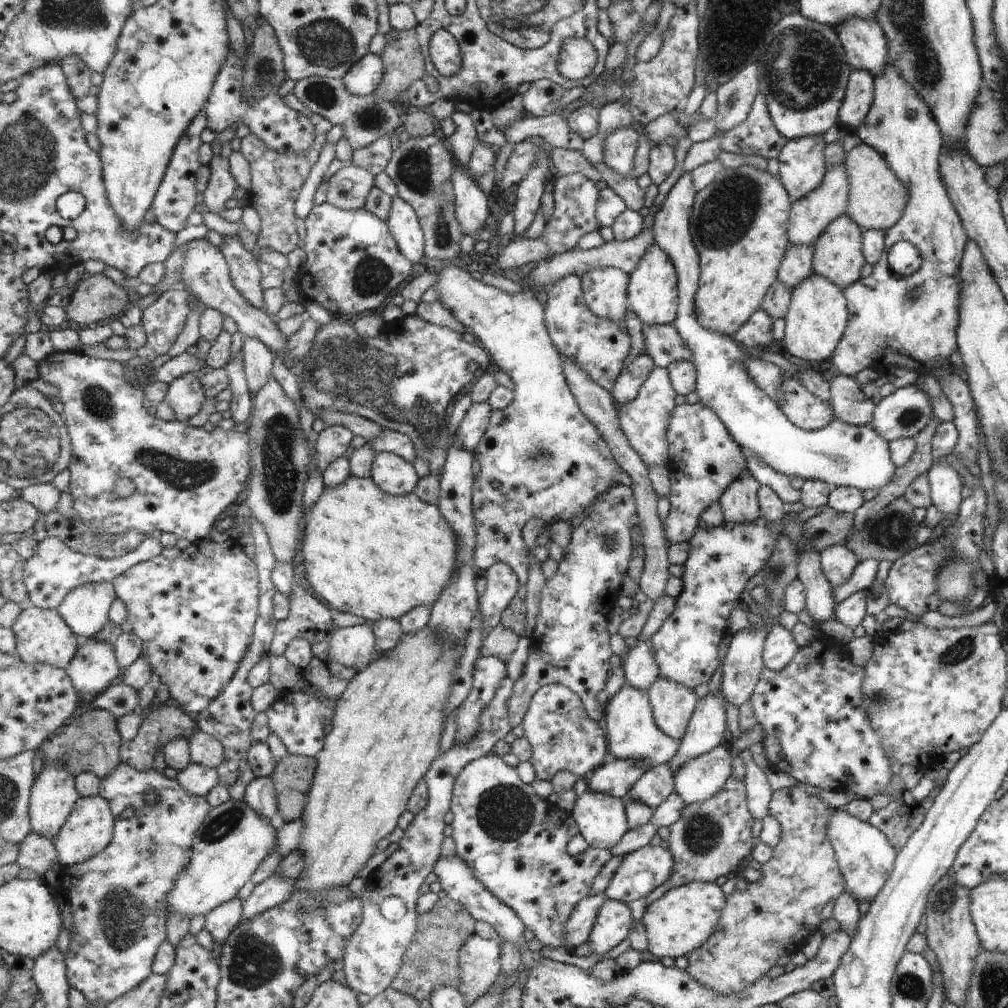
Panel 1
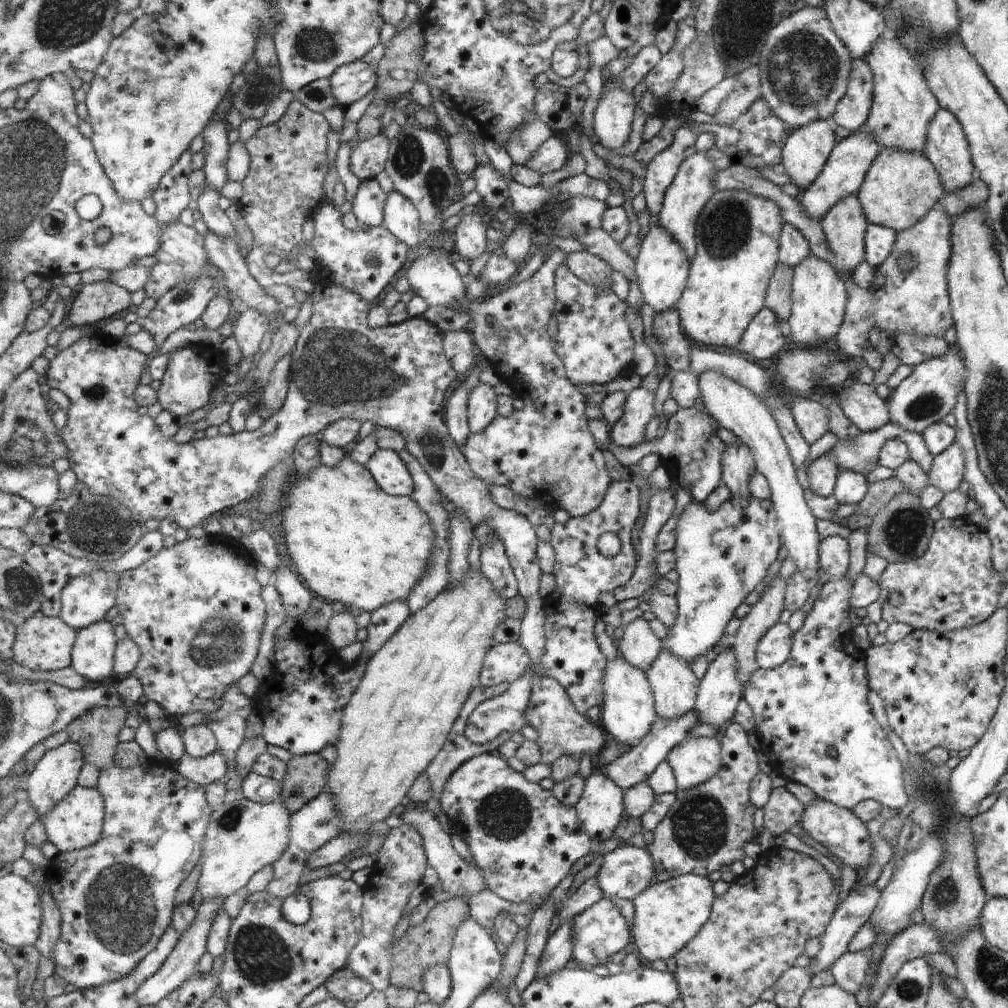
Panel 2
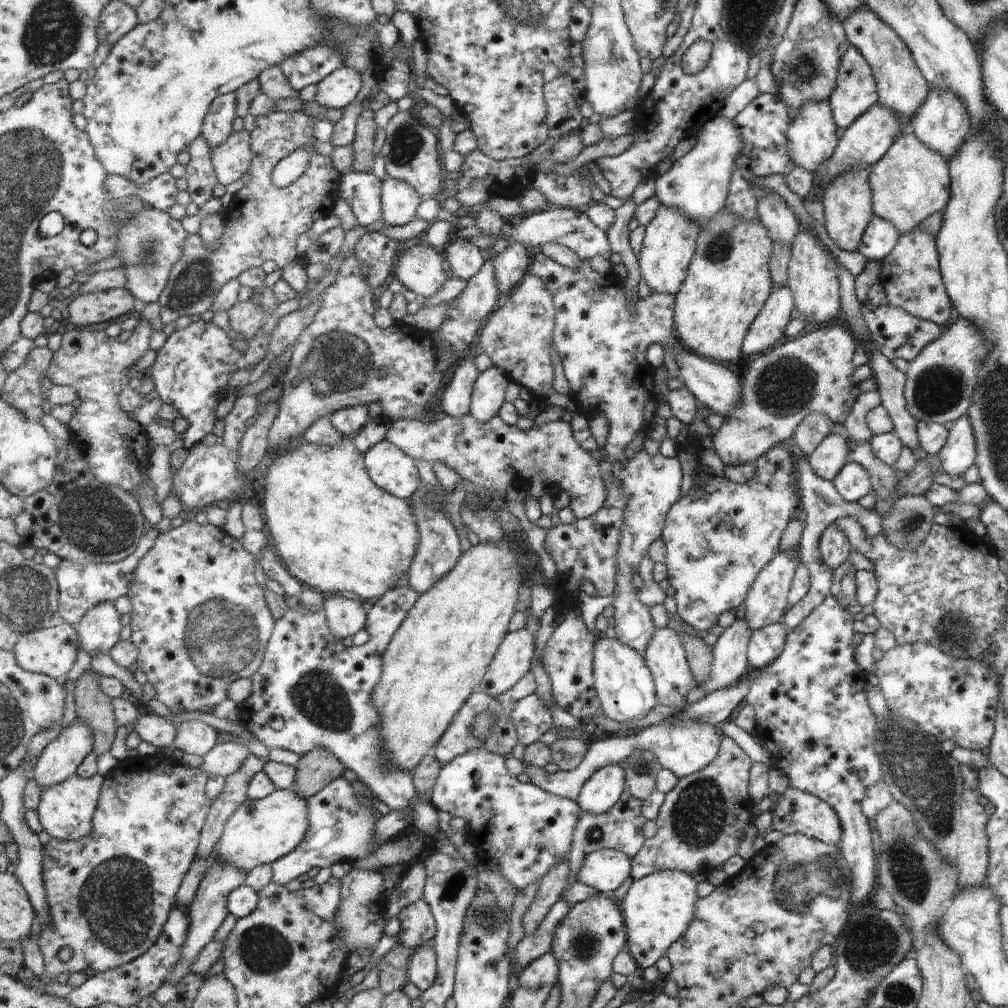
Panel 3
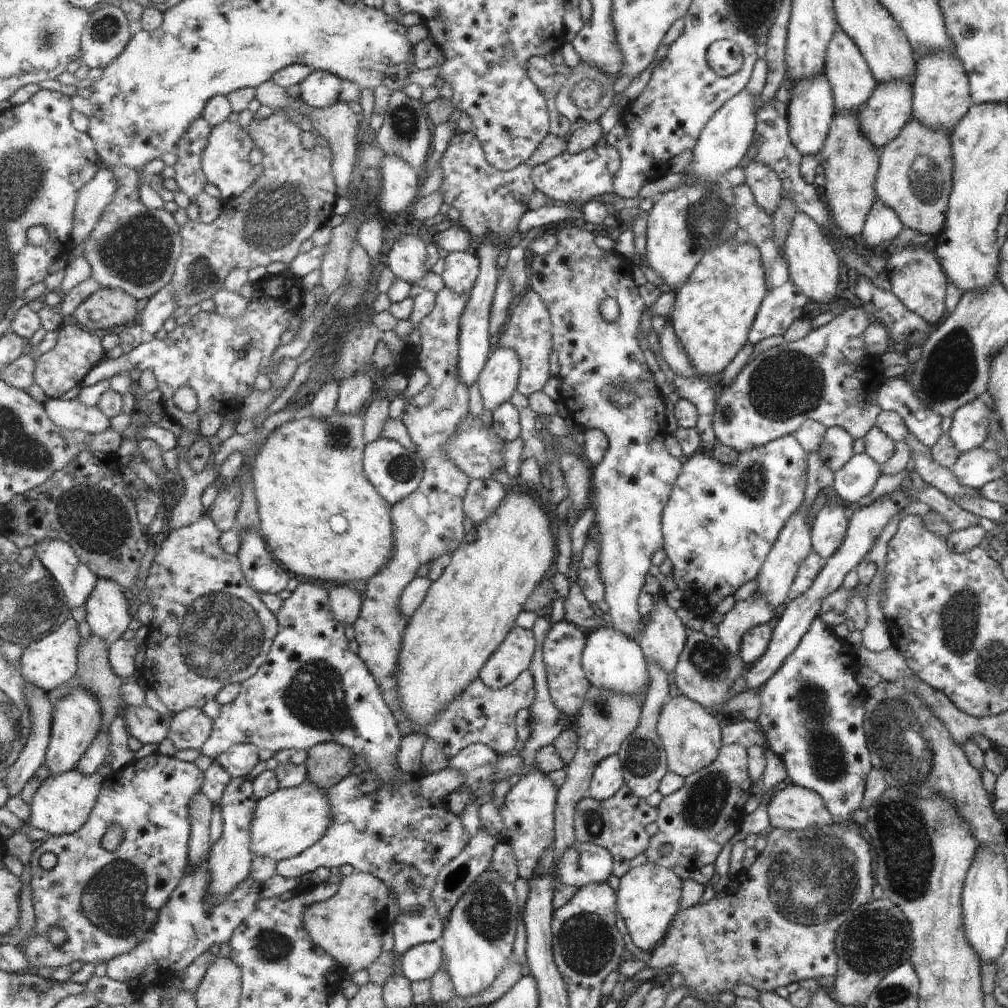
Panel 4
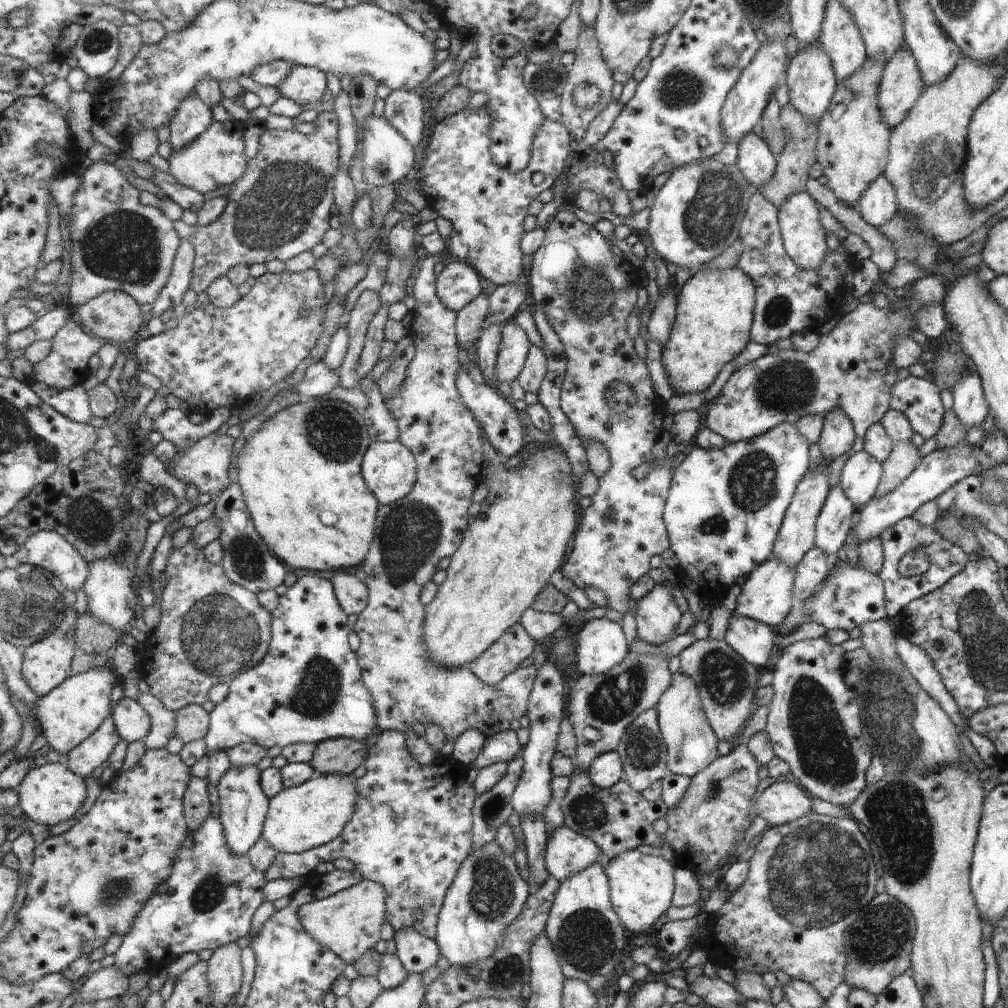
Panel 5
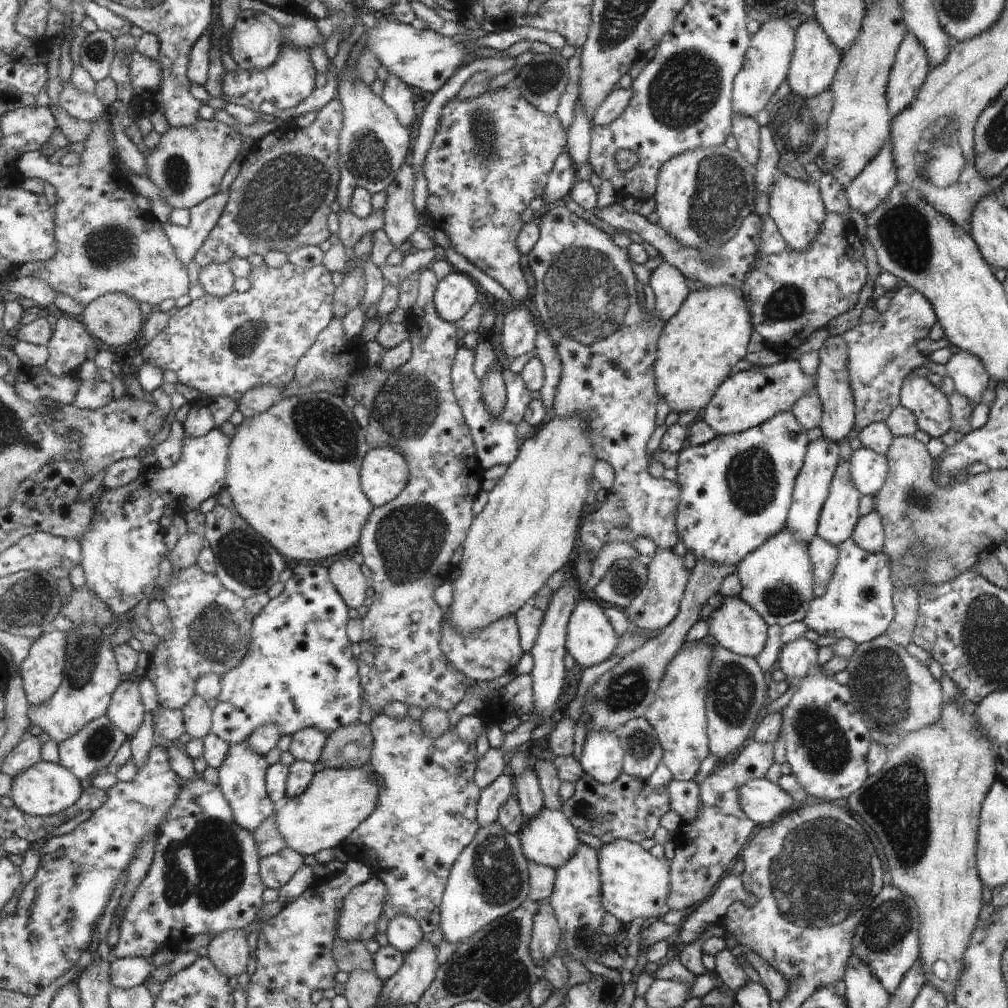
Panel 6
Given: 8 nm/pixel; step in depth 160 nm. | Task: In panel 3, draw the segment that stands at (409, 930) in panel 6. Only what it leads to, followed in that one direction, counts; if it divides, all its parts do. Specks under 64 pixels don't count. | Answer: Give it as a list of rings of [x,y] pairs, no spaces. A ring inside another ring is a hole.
[[[434,945],[420,946],[410,958],[408,975],[410,981],[425,992],[432,987],[438,975],[438,954]]]

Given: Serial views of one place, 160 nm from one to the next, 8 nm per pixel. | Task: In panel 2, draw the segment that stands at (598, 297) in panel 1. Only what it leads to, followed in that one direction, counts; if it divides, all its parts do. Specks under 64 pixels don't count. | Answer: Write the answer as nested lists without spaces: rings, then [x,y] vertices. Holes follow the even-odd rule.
[[[574,251],[568,254],[566,265],[572,269],[581,280],[587,281],[594,287],[611,288],[609,274],[614,268],[602,258],[593,256],[587,251]]]

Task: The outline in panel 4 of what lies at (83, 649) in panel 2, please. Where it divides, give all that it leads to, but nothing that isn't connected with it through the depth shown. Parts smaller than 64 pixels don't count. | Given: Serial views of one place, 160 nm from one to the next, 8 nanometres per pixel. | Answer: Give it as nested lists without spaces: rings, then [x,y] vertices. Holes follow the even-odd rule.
[[[109,577],[98,578],[84,607],[90,633],[102,638],[108,645],[121,639],[133,622],[124,590],[116,580]]]

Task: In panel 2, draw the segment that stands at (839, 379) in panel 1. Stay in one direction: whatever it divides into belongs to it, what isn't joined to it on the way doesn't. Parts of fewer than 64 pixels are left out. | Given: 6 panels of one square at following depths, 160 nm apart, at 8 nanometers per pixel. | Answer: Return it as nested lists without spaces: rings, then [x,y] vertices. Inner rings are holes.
[[[850,380],[841,388],[836,390],[840,397],[840,409],[842,413],[860,430],[874,431],[881,428],[884,424],[890,421],[889,413],[887,412],[886,400],[881,399],[878,394],[871,388],[857,381]]]

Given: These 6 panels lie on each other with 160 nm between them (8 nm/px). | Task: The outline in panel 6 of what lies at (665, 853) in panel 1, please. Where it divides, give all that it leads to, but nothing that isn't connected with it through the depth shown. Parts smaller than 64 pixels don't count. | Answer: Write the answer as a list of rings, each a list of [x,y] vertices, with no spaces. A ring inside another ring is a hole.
[[[543,807],[539,815],[524,821],[519,837],[529,861],[535,861],[537,864],[555,870],[571,859],[578,846],[583,843],[577,836],[577,830],[573,826],[572,820],[569,820],[563,811],[556,811],[549,807]]]

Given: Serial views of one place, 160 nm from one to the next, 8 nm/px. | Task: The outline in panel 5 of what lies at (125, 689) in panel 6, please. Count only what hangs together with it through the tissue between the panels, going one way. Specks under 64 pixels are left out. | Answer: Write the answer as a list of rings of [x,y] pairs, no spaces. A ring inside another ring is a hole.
[[[123,697],[112,709],[112,717],[120,737],[128,743],[142,741],[151,732],[151,715],[137,699]]]

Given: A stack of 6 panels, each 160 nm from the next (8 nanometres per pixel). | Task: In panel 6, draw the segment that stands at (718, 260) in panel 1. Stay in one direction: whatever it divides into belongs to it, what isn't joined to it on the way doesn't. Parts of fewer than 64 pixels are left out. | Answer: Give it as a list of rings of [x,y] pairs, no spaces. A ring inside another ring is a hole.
[[[726,286],[707,287],[698,291],[693,289],[681,310],[664,326],[661,333],[656,366],[656,387],[660,397],[671,411],[687,412],[687,410],[705,410],[713,393],[727,379],[733,364],[737,364],[745,356],[745,346],[749,342],[751,326],[749,326],[748,308],[743,300],[735,296],[735,291]]]

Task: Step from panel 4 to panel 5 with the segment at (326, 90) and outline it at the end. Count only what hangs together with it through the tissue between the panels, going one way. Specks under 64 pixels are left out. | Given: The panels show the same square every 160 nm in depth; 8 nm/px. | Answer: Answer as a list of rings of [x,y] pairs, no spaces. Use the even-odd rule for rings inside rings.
[[[307,65],[292,66],[292,71],[278,86],[281,97],[293,100],[300,106],[319,102],[327,90],[327,74],[317,67]]]

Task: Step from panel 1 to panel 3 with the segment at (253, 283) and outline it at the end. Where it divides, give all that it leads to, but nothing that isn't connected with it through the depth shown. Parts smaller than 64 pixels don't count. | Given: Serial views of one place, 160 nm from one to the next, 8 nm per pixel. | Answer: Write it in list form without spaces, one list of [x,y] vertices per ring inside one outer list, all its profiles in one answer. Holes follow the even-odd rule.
[[[199,135],[187,148],[189,164],[185,165],[184,178],[191,202],[201,208],[213,198],[213,188],[219,184],[212,161],[212,146],[205,136]]]

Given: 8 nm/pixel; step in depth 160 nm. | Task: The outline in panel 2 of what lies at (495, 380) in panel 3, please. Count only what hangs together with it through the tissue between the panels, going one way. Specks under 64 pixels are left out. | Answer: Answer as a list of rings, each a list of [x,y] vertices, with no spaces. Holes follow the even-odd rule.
[[[478,383],[470,392],[468,421],[473,433],[483,432],[498,415],[497,391],[489,384]]]

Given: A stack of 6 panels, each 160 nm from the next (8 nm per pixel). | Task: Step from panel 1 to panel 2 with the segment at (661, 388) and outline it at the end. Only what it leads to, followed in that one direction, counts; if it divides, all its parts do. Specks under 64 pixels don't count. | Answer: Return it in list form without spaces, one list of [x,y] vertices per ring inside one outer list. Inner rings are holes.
[[[637,387],[629,392],[623,416],[611,427],[609,440],[615,445],[630,447],[645,441],[647,424],[657,416],[655,395]]]

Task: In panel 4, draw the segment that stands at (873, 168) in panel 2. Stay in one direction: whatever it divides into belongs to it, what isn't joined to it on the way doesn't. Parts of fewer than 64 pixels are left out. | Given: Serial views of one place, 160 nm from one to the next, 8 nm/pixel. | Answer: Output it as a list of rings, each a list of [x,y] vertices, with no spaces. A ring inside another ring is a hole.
[[[909,119],[899,134],[879,150],[878,169],[873,183],[876,198],[897,215],[899,222],[919,234],[935,238],[945,222],[948,196],[952,187],[952,150],[950,134],[934,131],[917,119]]]

